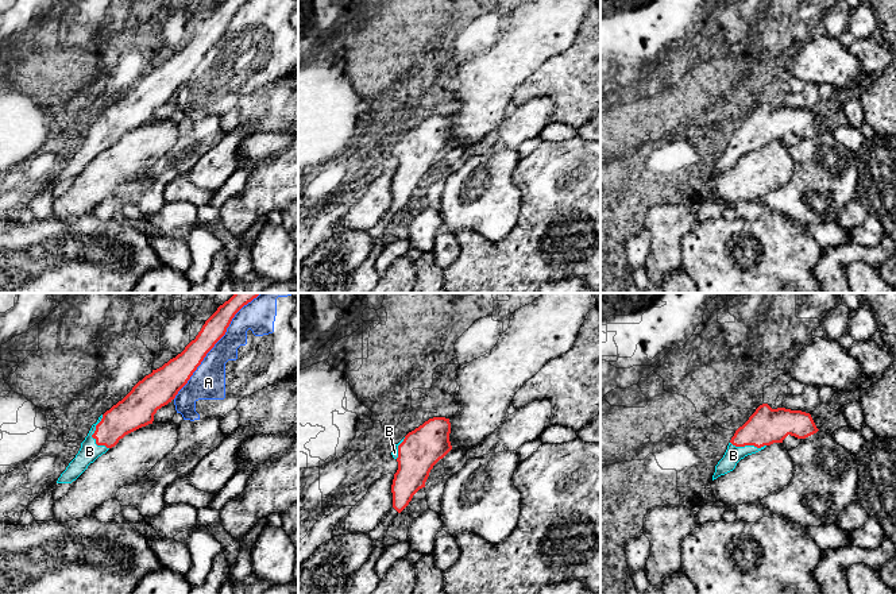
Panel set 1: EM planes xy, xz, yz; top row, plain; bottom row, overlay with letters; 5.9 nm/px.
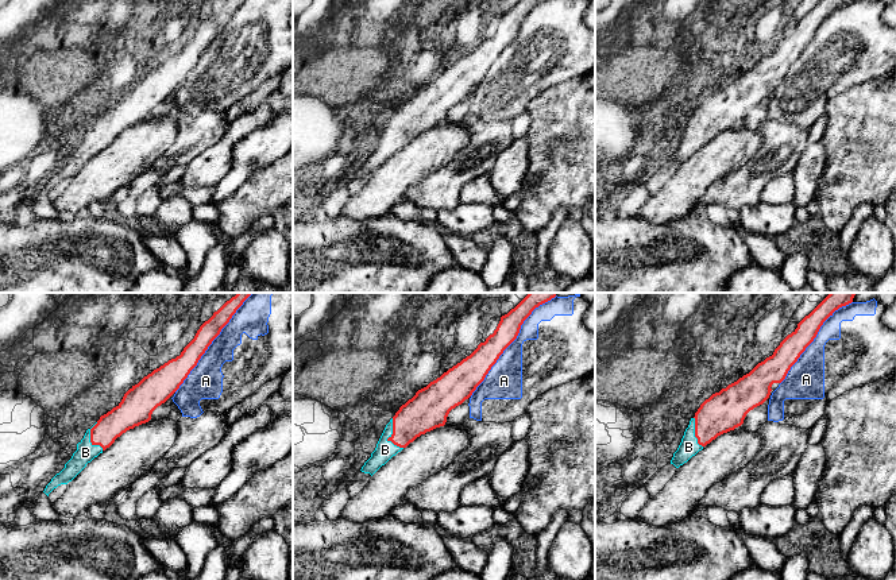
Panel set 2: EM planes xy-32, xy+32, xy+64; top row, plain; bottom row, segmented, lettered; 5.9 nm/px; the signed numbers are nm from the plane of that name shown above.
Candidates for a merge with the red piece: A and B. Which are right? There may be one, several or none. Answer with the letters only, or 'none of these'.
B

